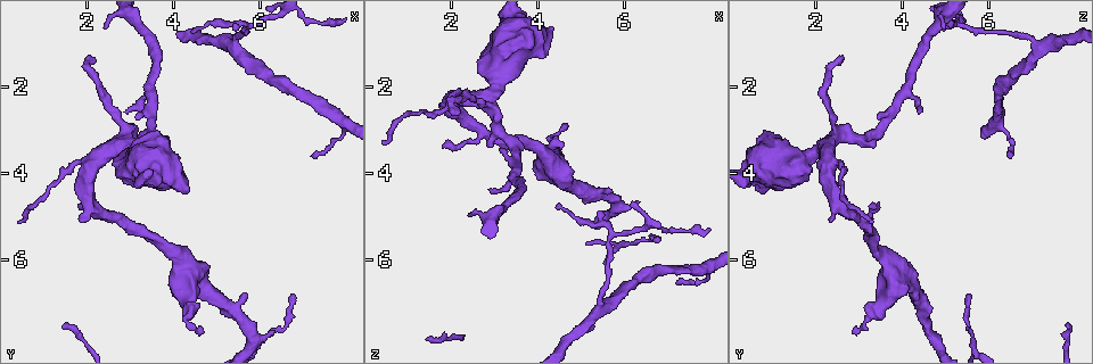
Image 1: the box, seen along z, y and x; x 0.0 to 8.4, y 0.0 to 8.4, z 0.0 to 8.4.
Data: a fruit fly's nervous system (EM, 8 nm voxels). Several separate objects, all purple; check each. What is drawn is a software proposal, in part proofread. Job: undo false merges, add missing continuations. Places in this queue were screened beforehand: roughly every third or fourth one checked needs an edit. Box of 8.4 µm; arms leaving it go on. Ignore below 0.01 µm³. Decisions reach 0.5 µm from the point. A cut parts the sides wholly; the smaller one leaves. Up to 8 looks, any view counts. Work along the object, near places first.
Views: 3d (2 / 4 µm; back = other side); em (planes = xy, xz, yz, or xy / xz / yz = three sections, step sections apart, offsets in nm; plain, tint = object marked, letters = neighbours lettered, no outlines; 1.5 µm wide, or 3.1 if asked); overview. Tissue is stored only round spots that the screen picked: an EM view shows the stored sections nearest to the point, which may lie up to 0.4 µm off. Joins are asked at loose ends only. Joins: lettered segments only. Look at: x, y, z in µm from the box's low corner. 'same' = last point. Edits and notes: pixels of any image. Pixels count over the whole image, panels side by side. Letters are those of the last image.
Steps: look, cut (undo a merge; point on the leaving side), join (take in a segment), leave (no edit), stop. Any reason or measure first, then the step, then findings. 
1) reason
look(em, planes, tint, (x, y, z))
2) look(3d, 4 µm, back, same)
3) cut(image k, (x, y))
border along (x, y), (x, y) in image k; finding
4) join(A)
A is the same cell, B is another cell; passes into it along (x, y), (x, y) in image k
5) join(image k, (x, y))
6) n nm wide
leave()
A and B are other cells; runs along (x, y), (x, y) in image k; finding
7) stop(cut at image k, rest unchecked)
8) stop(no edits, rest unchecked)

tapers out
look(em, planes, letters, (2.05, 1.35, 2.65))

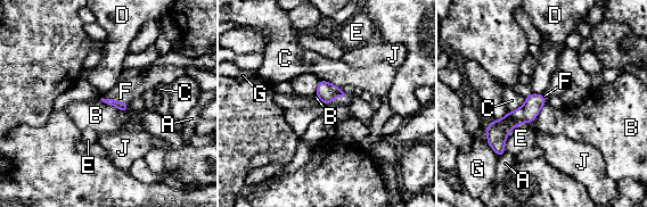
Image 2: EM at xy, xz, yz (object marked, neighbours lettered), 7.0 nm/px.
E touches over 280 nm
join(F)
F is the same cell, A, B, C, D, E, G and J are other cells; the neuron continues

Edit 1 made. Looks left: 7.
an open end
look(3d, 2 µm, (4.45, 0.75, 4.80))

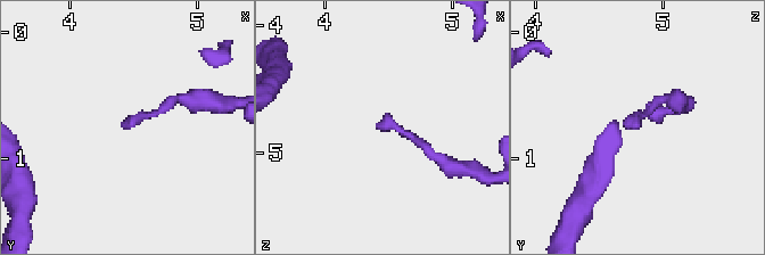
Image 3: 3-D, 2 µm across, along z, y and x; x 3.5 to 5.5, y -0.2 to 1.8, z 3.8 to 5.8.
look(em, planes, letters, (4.38, 0.76, 4.76))

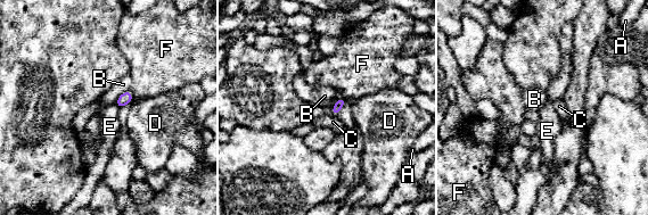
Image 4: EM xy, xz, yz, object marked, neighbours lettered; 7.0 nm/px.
B touches over 160 nm
leave()
A, B, C, D, E and F are other cells; no lettered segment goes on from it

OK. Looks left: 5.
stop(join at image 2, rest unchecked)

